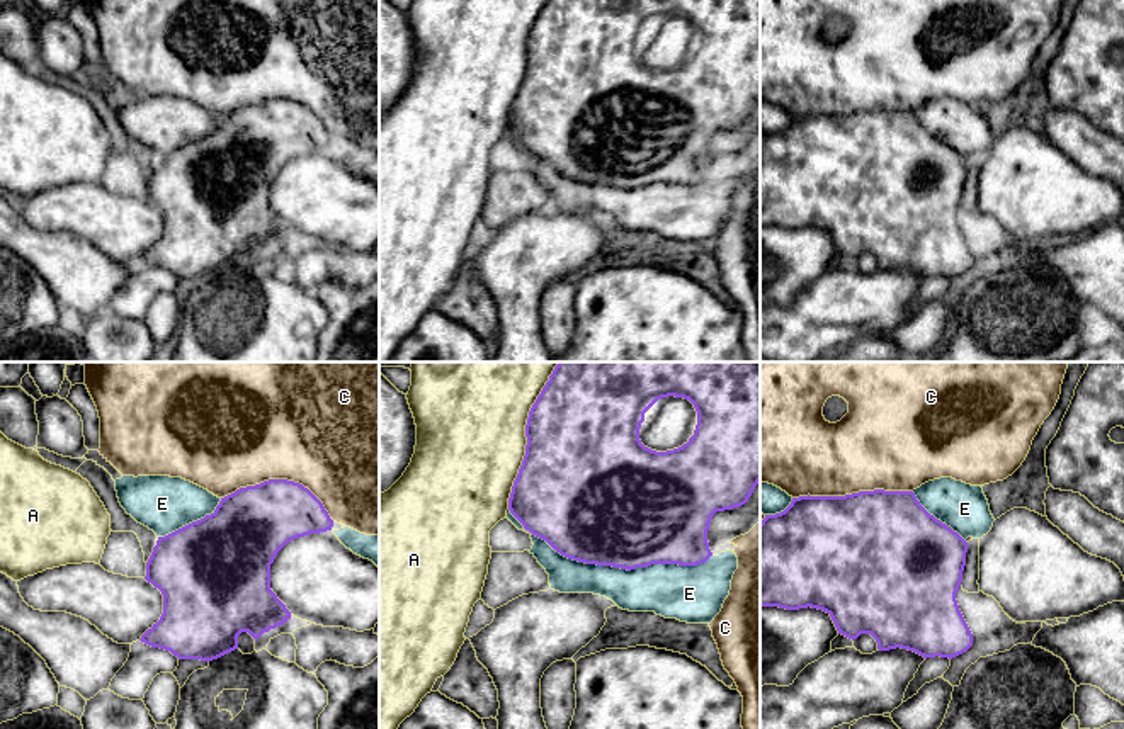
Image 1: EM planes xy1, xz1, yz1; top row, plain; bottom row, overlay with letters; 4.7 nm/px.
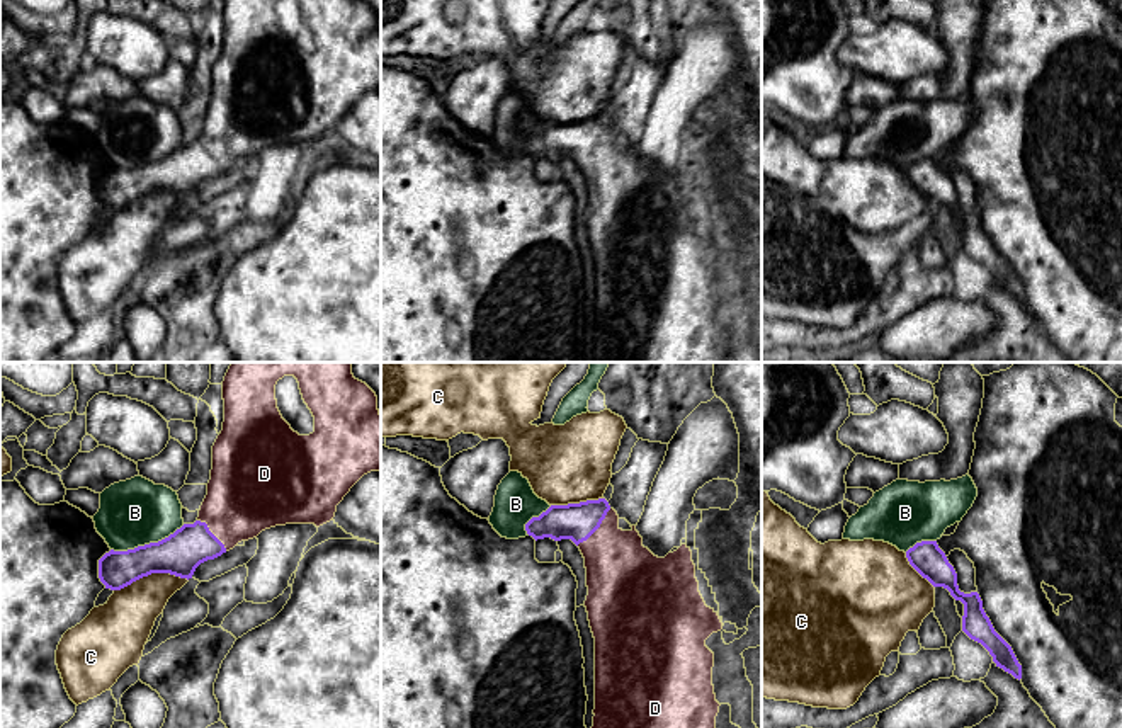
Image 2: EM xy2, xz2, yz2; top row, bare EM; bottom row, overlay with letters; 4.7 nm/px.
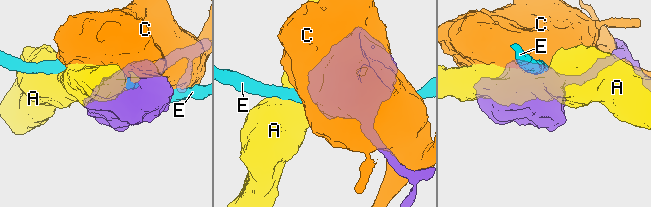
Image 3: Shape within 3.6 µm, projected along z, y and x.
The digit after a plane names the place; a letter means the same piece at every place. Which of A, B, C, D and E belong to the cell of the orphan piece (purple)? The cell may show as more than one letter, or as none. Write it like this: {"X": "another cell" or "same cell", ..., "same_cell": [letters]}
{"A": "another cell", "B": "another cell", "C": "another cell", "D": "same cell", "E": "another cell", "same_cell": ["D"]}

